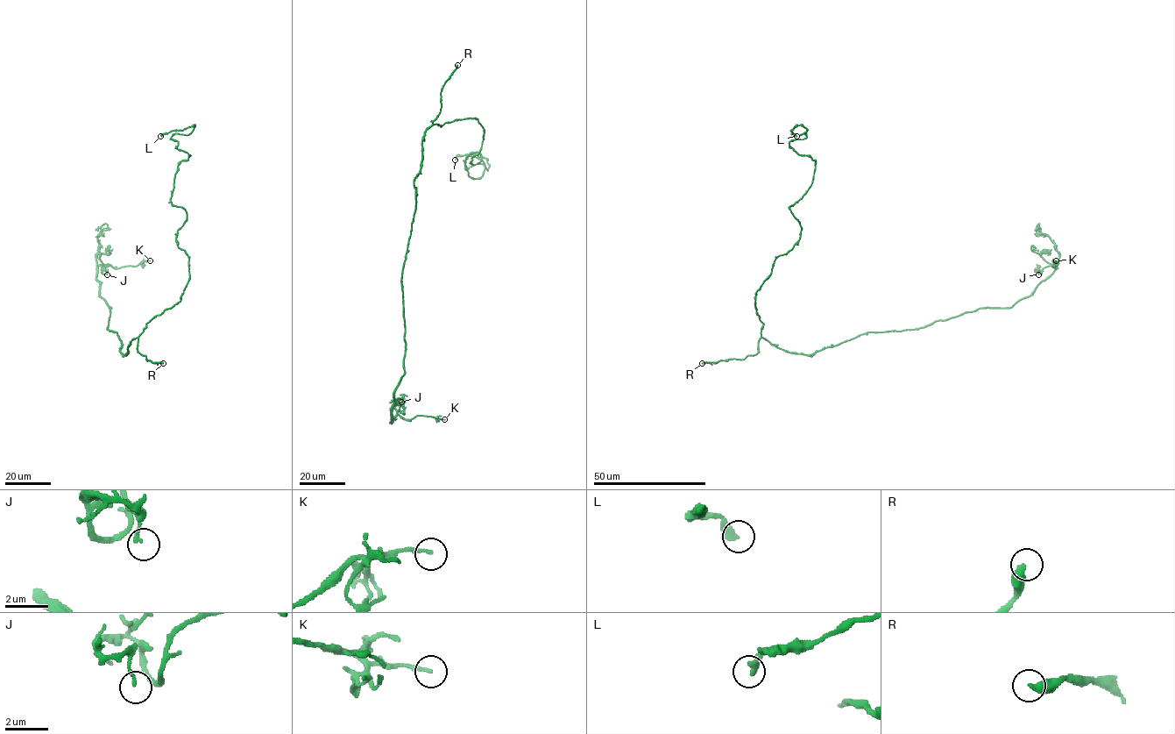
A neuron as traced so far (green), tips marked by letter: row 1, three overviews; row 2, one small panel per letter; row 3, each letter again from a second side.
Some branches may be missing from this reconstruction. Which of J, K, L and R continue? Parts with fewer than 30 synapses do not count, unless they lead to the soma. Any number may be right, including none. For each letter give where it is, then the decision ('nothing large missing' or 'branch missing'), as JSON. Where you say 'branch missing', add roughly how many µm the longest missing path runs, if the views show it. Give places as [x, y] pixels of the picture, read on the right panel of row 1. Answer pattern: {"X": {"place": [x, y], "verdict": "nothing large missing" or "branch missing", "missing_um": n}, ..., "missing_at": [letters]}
{"J": {"place": [1038, 274], "verdict": "nothing large missing"}, "K": {"place": [1056, 260], "verdict": "nothing large missing"}, "L": {"place": [796, 136], "verdict": "nothing large missing"}, "R": {"place": [702, 363], "verdict": "branch missing", "missing_um": 110}, "missing_at": ["R"]}

